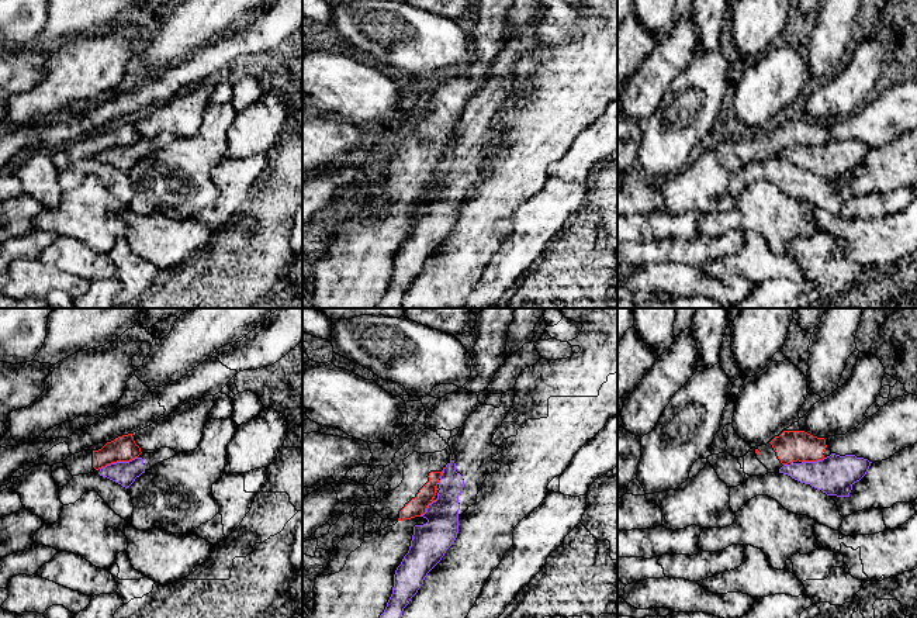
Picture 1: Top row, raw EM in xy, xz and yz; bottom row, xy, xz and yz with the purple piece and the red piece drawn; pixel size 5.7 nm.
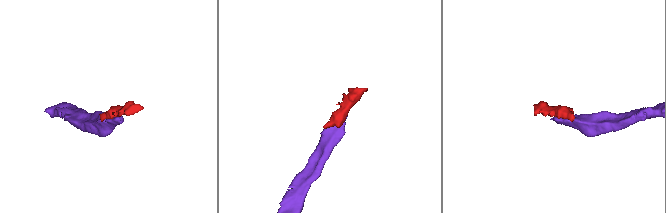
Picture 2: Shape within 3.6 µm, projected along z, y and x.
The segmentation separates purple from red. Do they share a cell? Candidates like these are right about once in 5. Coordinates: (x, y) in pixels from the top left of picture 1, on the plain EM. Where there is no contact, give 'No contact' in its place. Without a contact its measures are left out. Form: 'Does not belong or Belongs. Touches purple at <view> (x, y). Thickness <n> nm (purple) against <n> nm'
Does not belong. Touches purple at xy (118, 147). Thickness 140 nm (purple) against 140 nm

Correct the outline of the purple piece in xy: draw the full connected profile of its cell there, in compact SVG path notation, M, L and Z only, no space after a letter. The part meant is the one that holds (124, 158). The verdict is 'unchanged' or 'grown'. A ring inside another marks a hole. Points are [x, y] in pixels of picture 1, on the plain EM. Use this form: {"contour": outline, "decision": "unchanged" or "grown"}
{"contour": "M160 132L153 138L141 138L129 146L117 146L98 153L96 158L128 173L136 162L150 155L155 149L173 142L176 137L170 132Z", "decision": "grown"}

